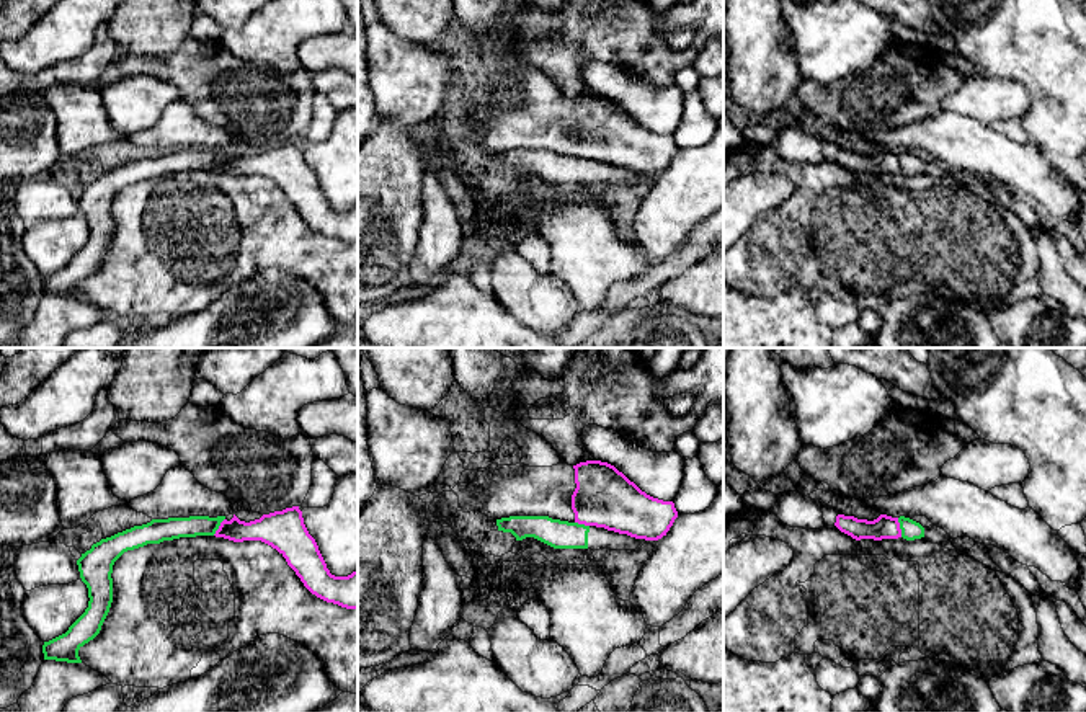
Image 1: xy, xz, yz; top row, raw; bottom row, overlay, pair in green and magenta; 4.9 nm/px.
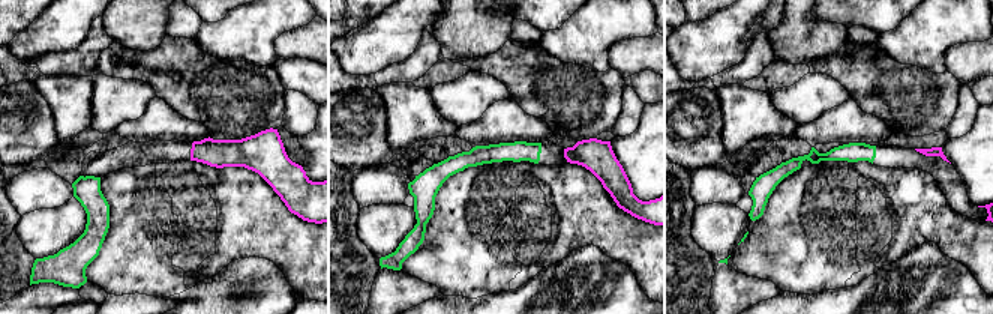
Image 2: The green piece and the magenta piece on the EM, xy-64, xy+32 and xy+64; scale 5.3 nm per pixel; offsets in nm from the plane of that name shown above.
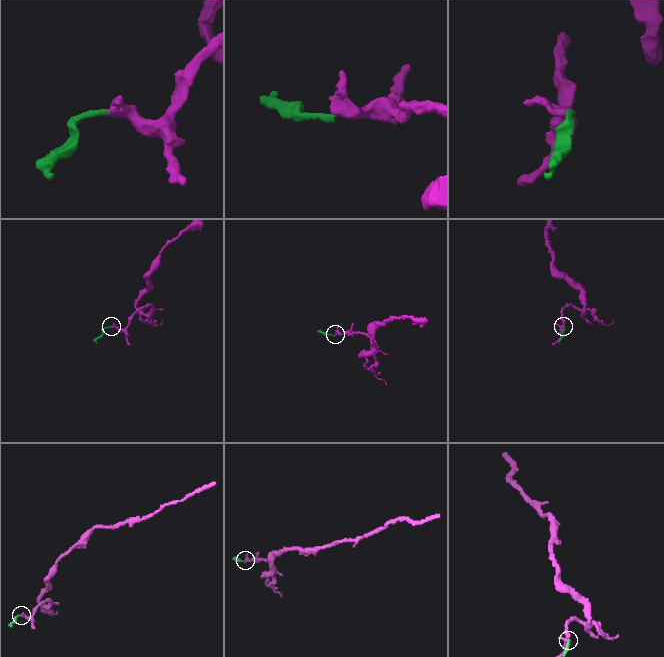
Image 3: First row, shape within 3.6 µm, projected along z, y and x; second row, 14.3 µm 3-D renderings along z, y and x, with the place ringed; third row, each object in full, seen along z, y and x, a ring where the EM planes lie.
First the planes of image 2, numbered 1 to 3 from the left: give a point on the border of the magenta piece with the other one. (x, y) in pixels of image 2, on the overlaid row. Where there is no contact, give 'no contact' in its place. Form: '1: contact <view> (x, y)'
1: no contact
2: no contact
3: no contact

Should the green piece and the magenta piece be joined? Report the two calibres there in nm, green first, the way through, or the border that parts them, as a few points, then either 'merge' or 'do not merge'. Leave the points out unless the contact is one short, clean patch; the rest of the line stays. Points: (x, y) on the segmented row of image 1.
calibres 100 and 110 nm; border yz (897, 518), (902, 536); do not merge

